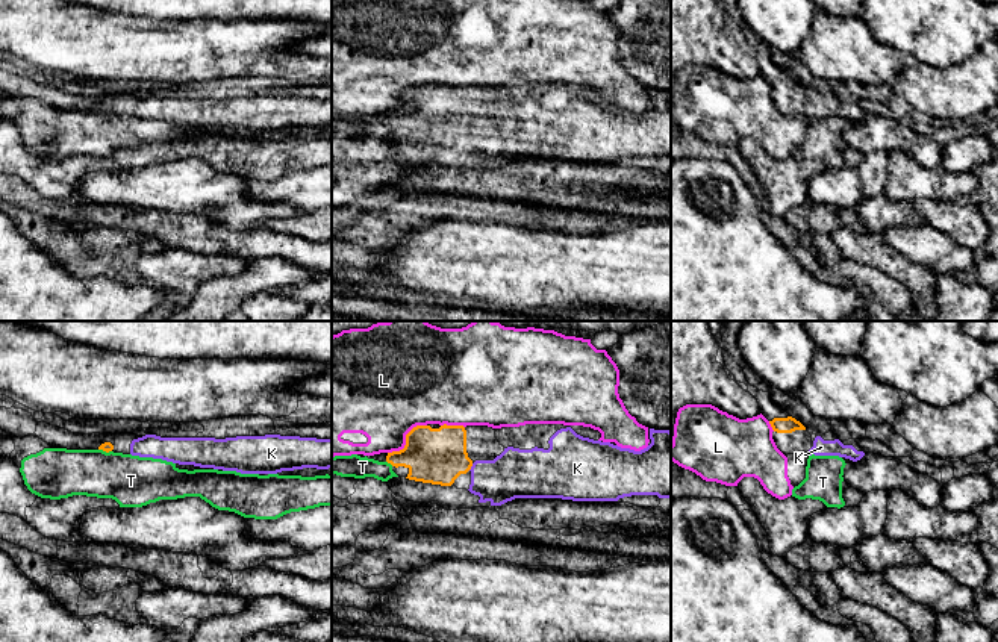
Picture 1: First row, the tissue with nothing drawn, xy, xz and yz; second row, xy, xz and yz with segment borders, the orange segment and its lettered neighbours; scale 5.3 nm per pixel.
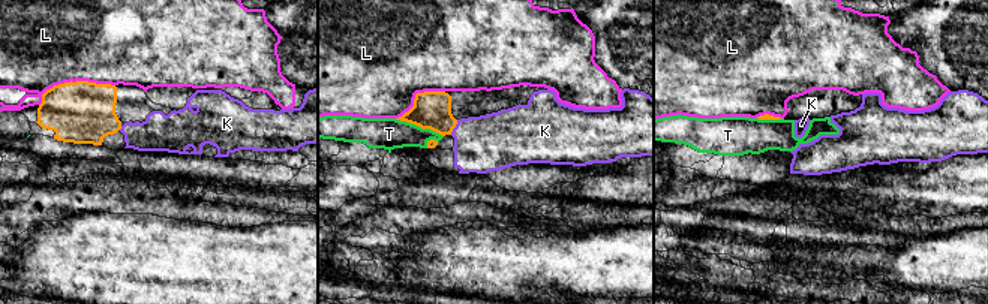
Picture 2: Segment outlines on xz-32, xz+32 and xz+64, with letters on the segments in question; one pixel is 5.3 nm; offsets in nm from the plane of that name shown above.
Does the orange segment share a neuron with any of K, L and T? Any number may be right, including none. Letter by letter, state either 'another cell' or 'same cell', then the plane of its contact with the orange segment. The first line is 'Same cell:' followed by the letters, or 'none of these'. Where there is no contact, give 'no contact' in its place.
Same cell: K
K: same cell | xz
L: another cell | xz
T: another cell | xz

